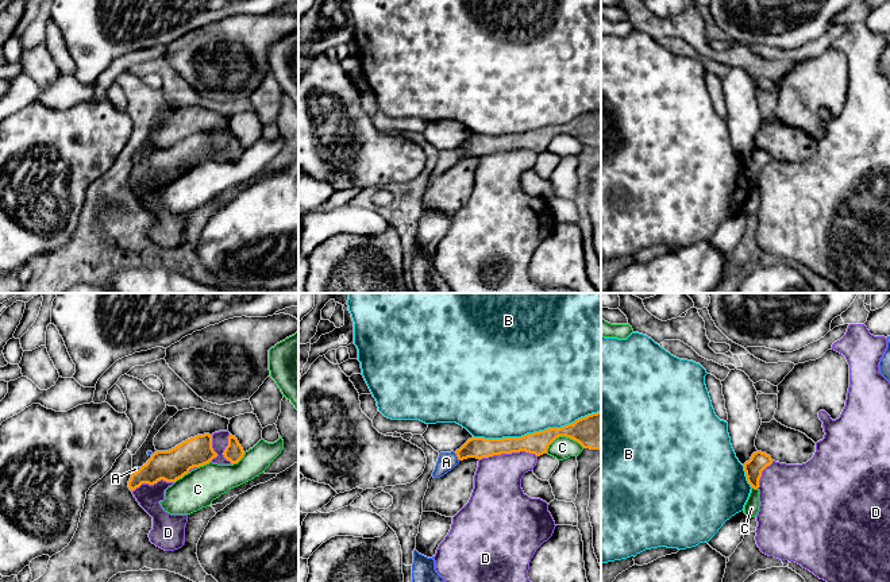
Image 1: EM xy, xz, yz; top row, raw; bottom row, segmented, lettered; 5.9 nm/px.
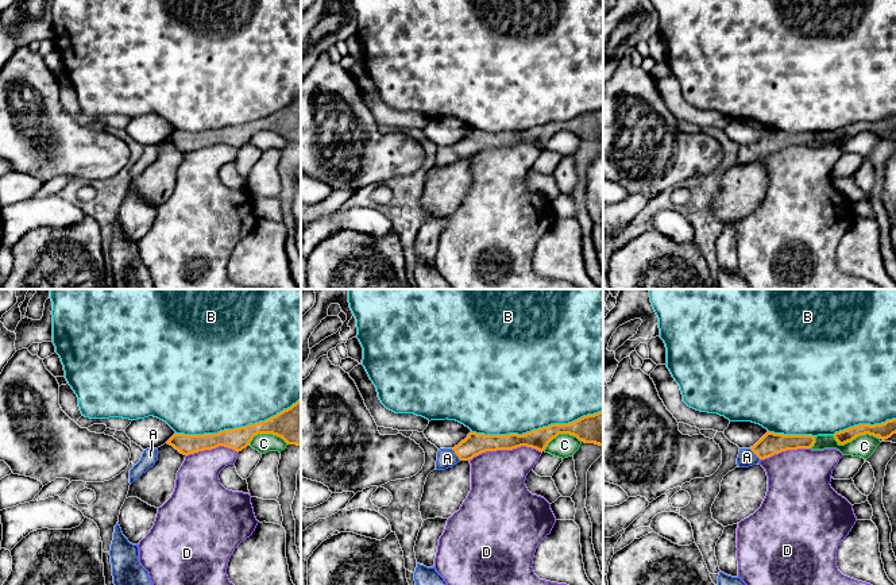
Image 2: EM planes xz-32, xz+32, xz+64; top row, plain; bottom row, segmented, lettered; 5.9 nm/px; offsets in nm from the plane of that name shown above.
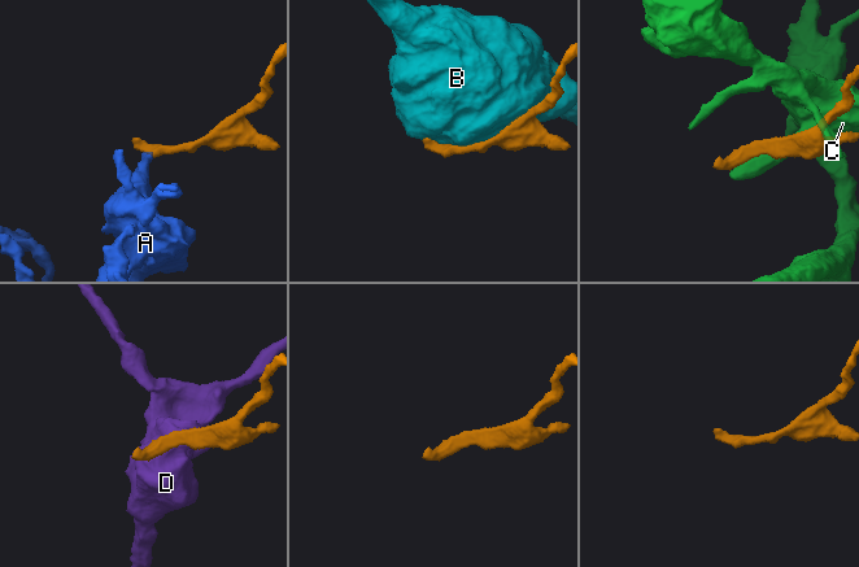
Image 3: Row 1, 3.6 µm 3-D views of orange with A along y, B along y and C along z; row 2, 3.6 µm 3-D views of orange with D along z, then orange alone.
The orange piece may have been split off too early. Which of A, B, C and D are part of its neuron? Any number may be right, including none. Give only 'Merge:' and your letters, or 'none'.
Merge: A

